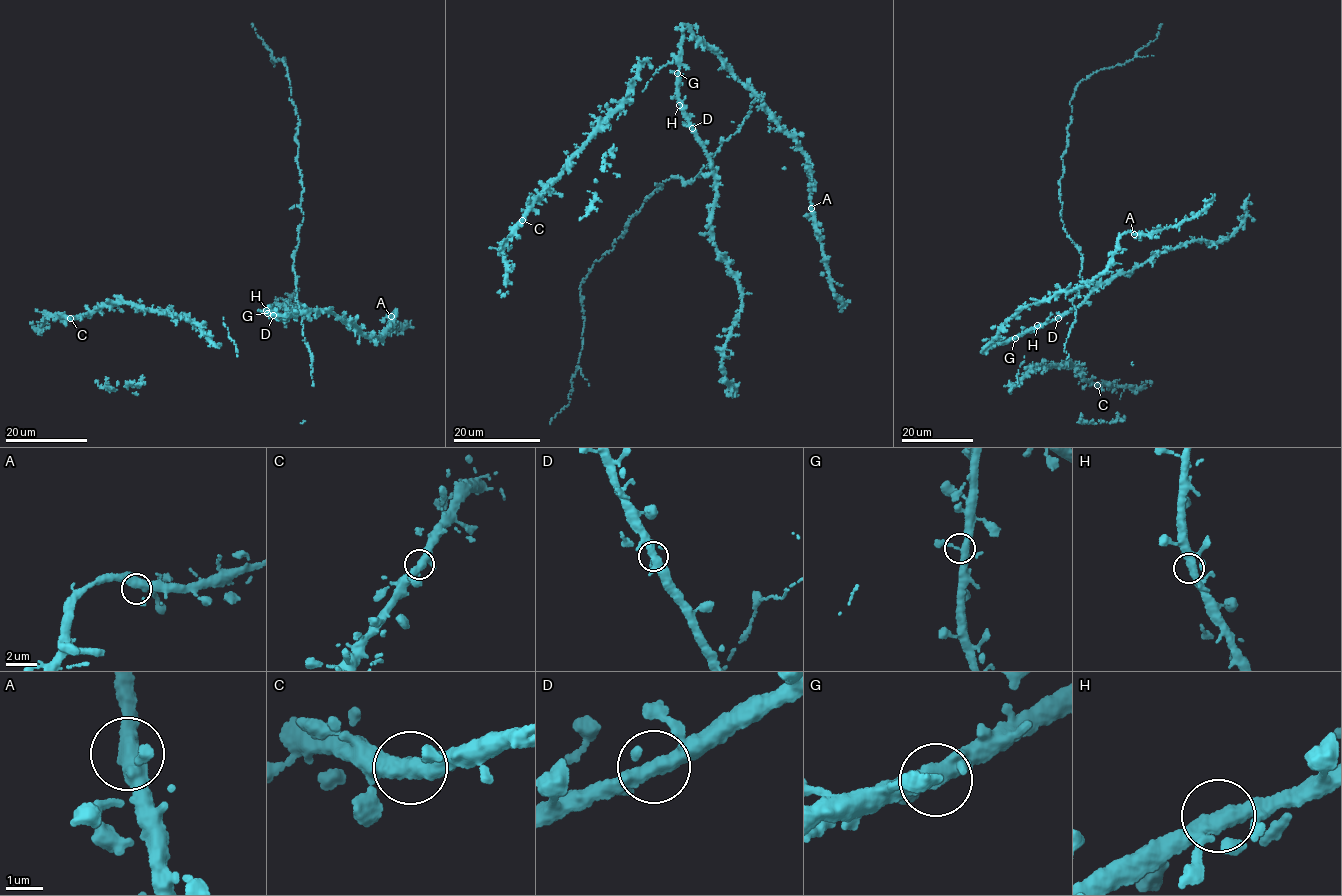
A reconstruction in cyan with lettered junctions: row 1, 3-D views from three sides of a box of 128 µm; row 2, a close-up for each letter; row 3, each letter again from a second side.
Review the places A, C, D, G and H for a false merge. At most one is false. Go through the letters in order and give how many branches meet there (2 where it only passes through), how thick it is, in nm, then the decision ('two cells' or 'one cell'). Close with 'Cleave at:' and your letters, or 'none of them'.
A: 3 branches meet; 360 nm thick; one cell
C: 3 branches meet; 340 nm thick; one cell
D: 3 branches meet; 340 nm thick; one cell
G: 3 branches meet; 320 nm thick; one cell
H: 3 branches meet; 340 nm thick; one cell
Cleave at: none of them

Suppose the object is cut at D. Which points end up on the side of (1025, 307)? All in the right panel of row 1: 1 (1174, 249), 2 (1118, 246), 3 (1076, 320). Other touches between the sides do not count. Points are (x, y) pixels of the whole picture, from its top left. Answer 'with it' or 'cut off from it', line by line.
1: cut off from it
2: with it
3: with it

